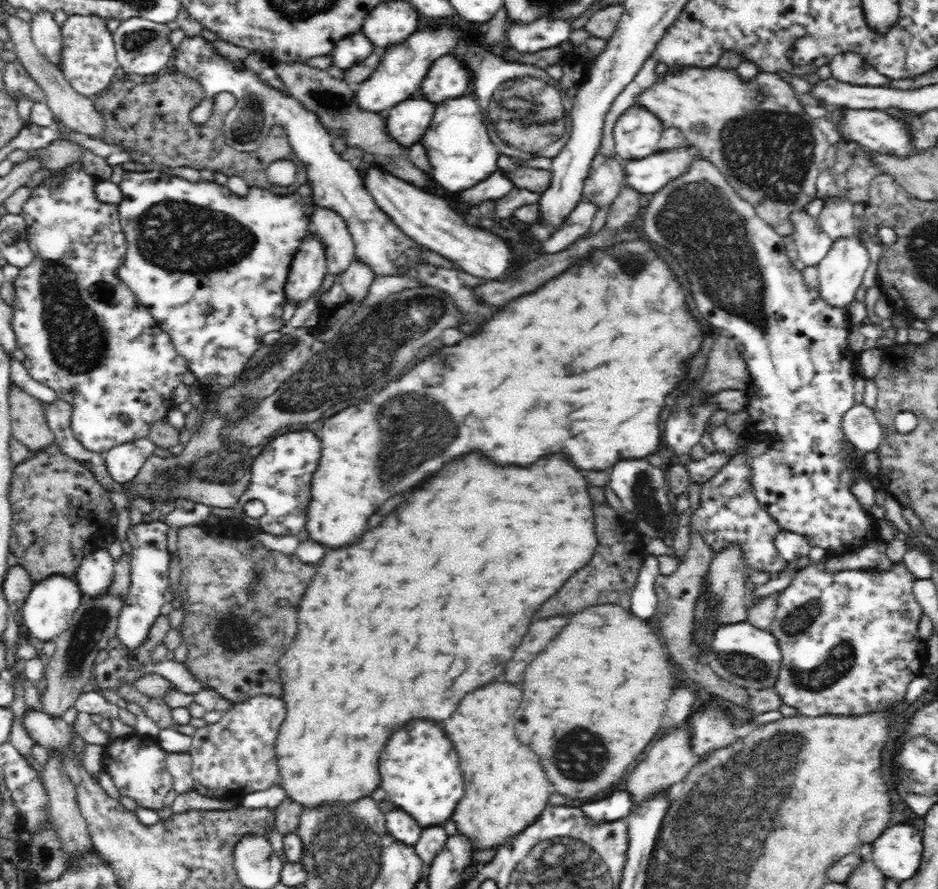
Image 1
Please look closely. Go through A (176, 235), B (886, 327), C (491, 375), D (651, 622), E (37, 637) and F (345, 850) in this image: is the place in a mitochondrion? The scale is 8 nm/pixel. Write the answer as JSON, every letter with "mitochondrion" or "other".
{"A":"mitochondrion","B":"other","C":"other","D":"other","E":"other","F":"mitochondrion"}

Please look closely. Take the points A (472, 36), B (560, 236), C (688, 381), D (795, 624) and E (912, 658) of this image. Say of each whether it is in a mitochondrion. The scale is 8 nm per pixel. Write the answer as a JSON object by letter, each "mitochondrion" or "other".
{"A":"other","B":"other","C":"other","D":"mitochondrion","E":"other"}

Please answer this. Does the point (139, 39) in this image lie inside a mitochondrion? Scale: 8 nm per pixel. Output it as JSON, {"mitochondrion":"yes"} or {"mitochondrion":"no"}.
{"mitochondrion":"yes"}

